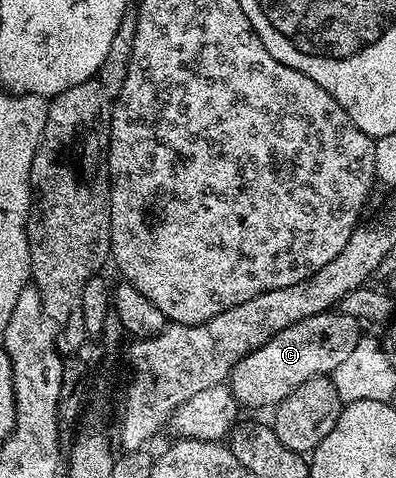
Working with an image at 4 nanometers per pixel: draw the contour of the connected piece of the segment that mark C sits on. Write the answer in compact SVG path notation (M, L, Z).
M337 309L318 312L300 319L299 323L292 323L292 326L270 337L268 343L238 361L228 378L234 398L243 408L276 407L308 379L333 374L336 367L352 355L362 336L360 328L362 325L357 317L344 315Z

